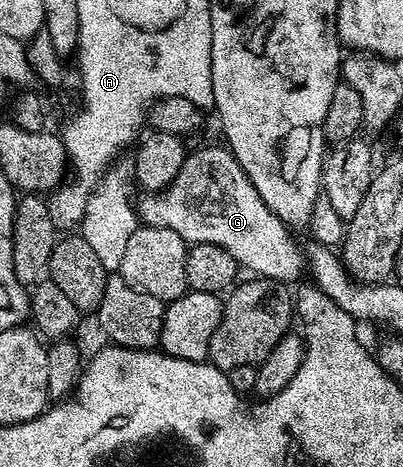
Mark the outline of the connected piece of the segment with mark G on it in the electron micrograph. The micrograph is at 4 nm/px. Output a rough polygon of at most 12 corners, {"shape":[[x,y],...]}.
{"shape":[[224,144],[135,206],[242,270],[302,280],[290,226]]}

